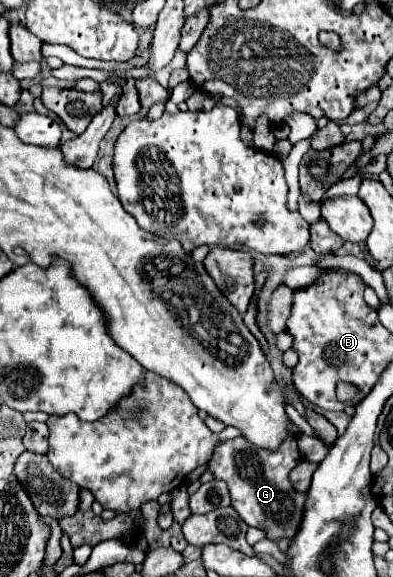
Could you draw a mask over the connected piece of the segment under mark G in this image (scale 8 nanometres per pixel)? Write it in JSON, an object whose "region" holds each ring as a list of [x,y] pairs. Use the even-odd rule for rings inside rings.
{"region":[[[237,437],[231,441],[223,441],[215,447],[215,453],[209,461],[209,471],[215,475],[215,479],[221,479],[227,483],[231,493],[231,505],[239,513],[239,517],[249,525],[265,531],[267,539],[279,541],[279,539],[293,539],[301,527],[303,521],[303,509],[307,501],[307,493],[295,491],[295,487],[289,481],[291,469],[301,461],[301,453],[297,449],[297,439],[287,437],[281,443],[281,463],[273,467],[269,463],[271,451],[265,447],[251,445],[245,437]]]}

